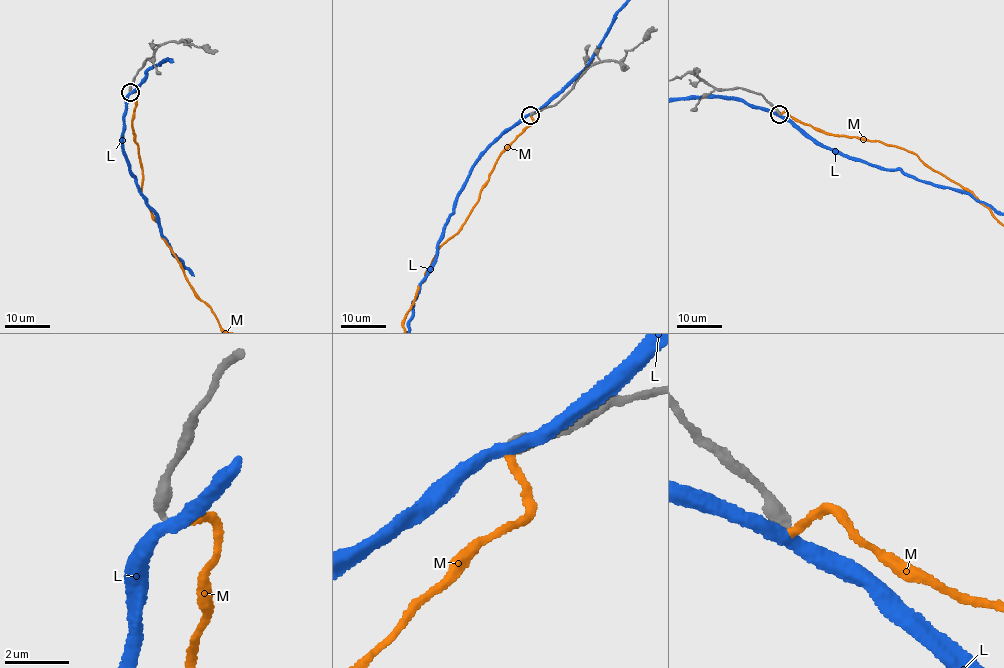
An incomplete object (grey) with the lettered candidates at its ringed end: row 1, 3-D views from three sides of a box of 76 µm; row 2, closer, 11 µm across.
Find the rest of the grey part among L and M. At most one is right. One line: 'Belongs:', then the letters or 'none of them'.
Belongs: M

